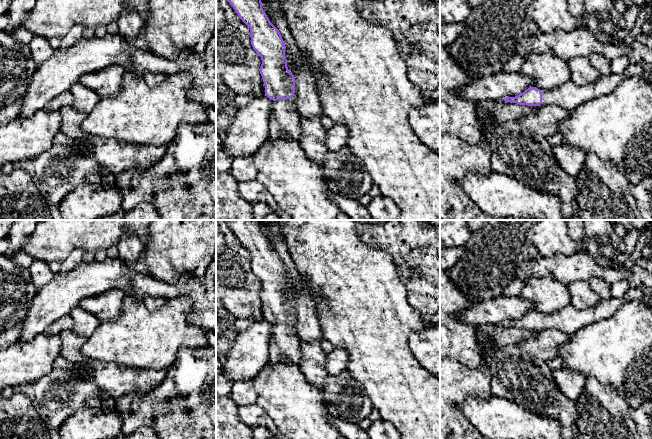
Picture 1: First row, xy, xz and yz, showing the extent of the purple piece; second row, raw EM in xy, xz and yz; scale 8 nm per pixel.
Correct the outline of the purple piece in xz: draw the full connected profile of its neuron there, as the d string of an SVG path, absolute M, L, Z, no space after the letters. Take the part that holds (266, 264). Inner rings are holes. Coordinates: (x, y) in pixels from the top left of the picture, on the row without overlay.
M227 220L239 242L250 252L251 269L261 281L260 298L265 320L273 325L269 346L269 364L284 360L300 365L300 338L295 327L295 302L289 296L285 267L270 246L259 220Z

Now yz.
M630 288L619 299L611 297L585 310L579 310L569 305L552 315L530 311L515 321L506 321L504 325L539 331L556 329L566 334L573 334L591 323L610 318L624 303L631 301L649 305L649 300L641 289Z

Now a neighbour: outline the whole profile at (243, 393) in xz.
M253 379L233 383L230 398L239 407L256 404L257 392L253 386Z

